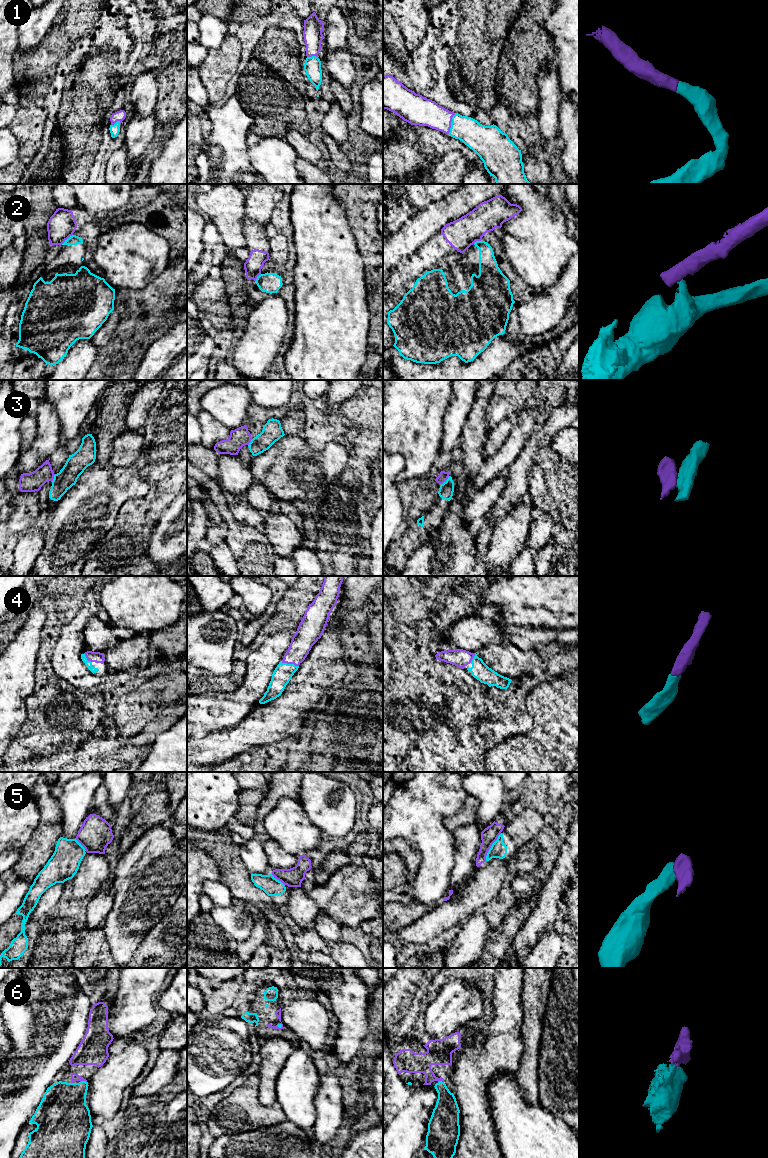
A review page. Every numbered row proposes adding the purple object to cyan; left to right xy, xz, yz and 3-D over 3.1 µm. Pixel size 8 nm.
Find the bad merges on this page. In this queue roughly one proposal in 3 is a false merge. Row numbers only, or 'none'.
2, 3, 5

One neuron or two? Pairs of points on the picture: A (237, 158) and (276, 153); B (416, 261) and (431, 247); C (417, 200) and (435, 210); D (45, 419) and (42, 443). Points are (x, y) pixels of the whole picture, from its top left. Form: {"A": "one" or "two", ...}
{"A": "two", "B": "one", "C": "two", "D": "one"}

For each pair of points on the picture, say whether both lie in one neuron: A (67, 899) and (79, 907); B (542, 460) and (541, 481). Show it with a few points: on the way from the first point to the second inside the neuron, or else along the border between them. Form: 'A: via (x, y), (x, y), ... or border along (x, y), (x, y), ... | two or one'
A: via (70, 902), (76, 907) | one
B: via (542, 465), (542, 476) | one

